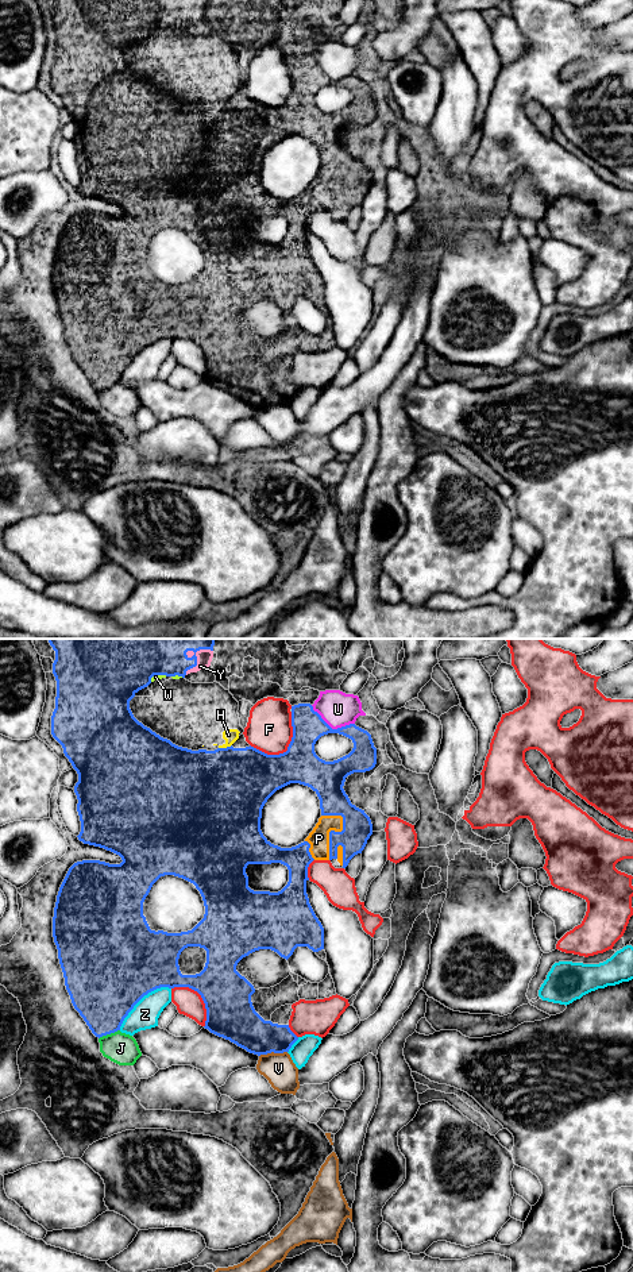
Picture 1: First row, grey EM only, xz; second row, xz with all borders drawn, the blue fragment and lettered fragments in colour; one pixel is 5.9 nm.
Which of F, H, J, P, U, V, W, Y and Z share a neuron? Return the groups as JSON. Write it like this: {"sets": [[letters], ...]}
{"sets": [["F"], ["H", "P", "W", "Y"], ["J"], ["U"], ["V"], ["Z"]]}

